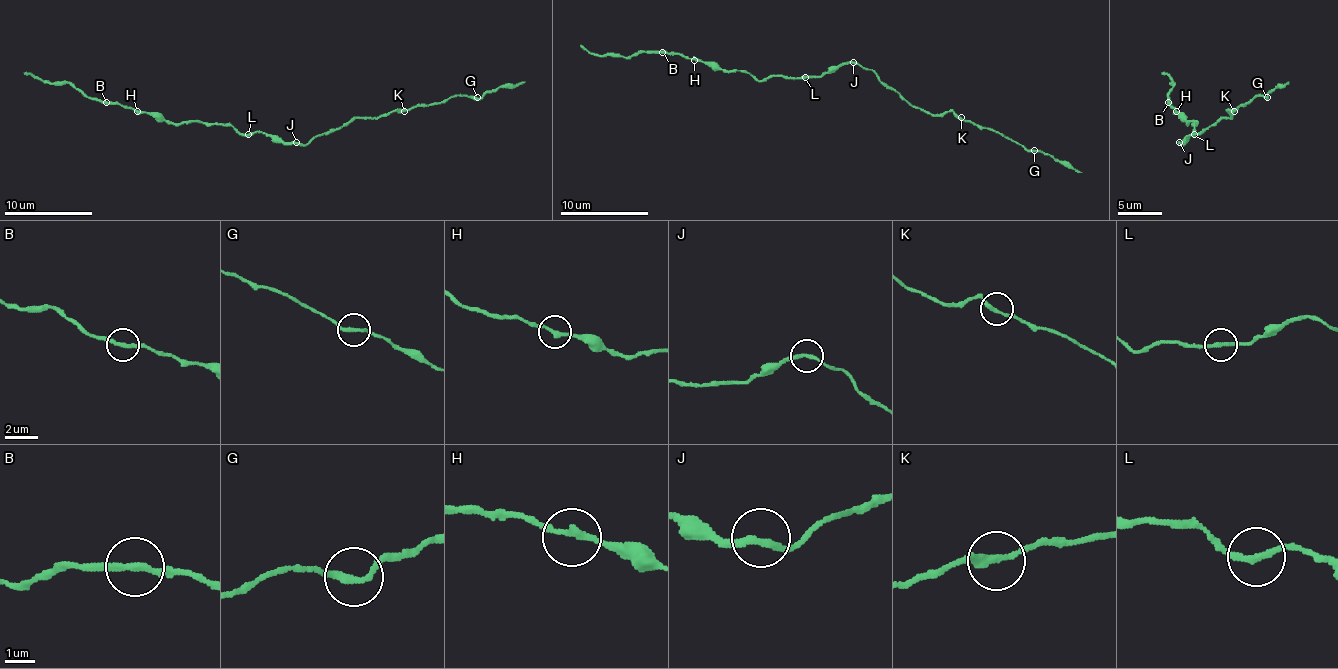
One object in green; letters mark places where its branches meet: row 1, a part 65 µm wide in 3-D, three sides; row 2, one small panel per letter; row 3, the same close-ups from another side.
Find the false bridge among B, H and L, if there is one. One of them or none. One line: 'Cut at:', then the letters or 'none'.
Cut at: none

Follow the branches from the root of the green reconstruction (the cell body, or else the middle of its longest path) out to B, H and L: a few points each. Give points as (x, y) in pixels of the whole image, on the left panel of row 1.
B: (283, 142), (263, 133), (241, 135), (232, 126), (223, 124), (168, 124), (148, 113), (106, 102)
H: (283, 142), (263, 133), (241, 135), (232, 126), (223, 124), (168, 124), (137, 111)
L: (283, 142), (263, 133), (247, 135)

